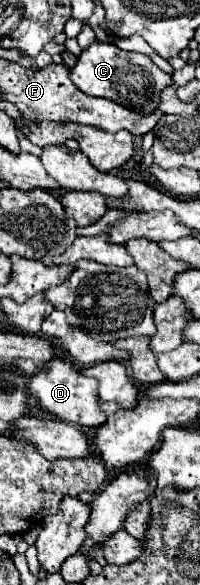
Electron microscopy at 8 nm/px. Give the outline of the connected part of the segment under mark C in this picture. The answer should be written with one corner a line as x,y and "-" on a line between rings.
94,41
78,55
76,65
70,69
70,81
86,95
106,97
130,109
152,113
160,103
160,91
172,83
172,77
156,67
148,55
124,51
112,43

